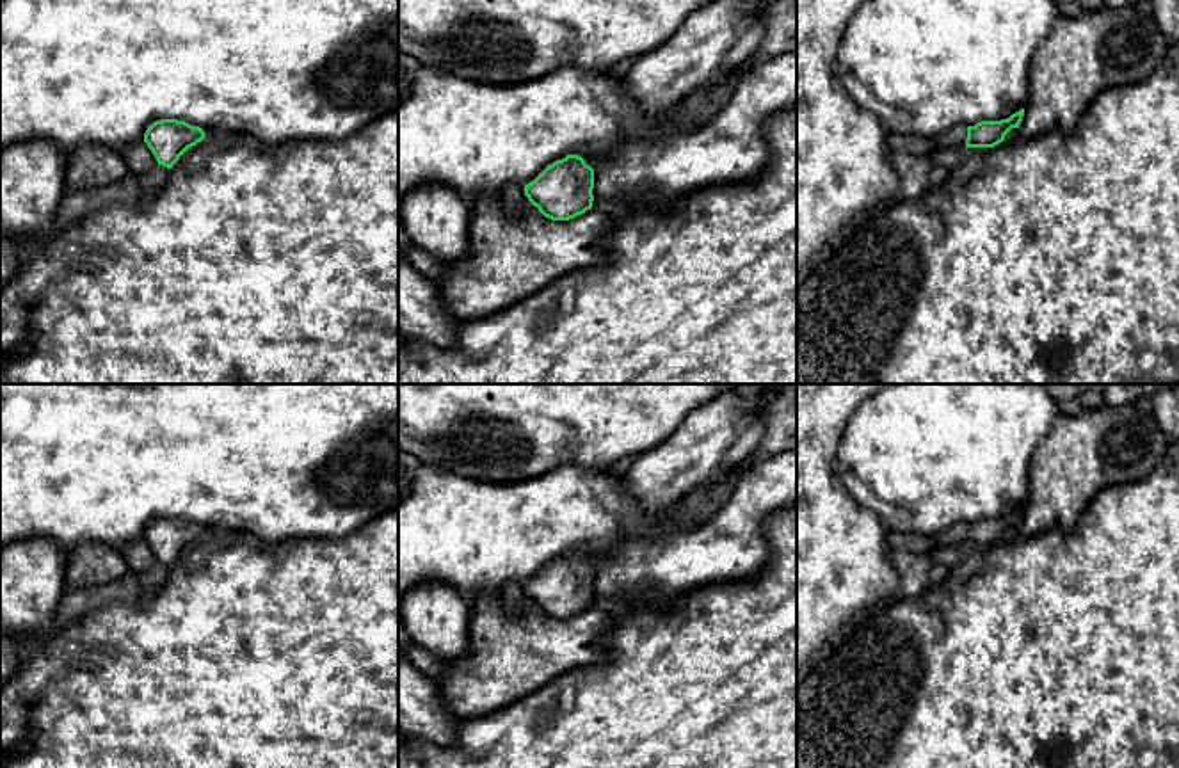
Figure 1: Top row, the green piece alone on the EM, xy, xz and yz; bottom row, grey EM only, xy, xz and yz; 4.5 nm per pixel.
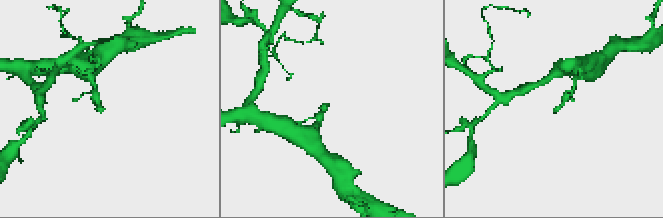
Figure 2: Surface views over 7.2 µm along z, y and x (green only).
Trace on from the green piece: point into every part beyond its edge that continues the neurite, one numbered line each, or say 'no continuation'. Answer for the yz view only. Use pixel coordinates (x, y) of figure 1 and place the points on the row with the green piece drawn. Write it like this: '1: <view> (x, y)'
1: yz (955, 139)

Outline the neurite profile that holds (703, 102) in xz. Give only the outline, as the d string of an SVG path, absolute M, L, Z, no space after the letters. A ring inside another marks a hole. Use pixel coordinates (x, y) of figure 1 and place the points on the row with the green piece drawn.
M722 78L710 80L695 87L674 107L670 107L667 110L667 119L676 128L692 128L694 124L710 119L720 108L727 94L729 94L729 82Z

